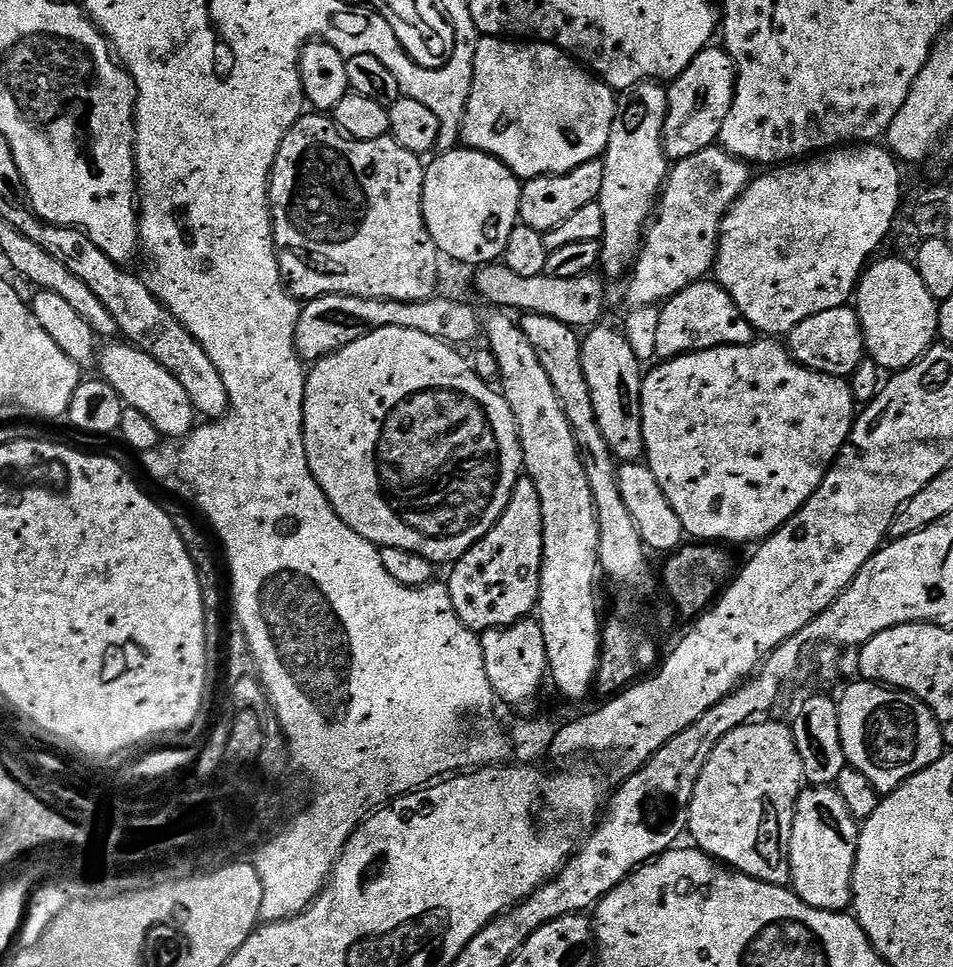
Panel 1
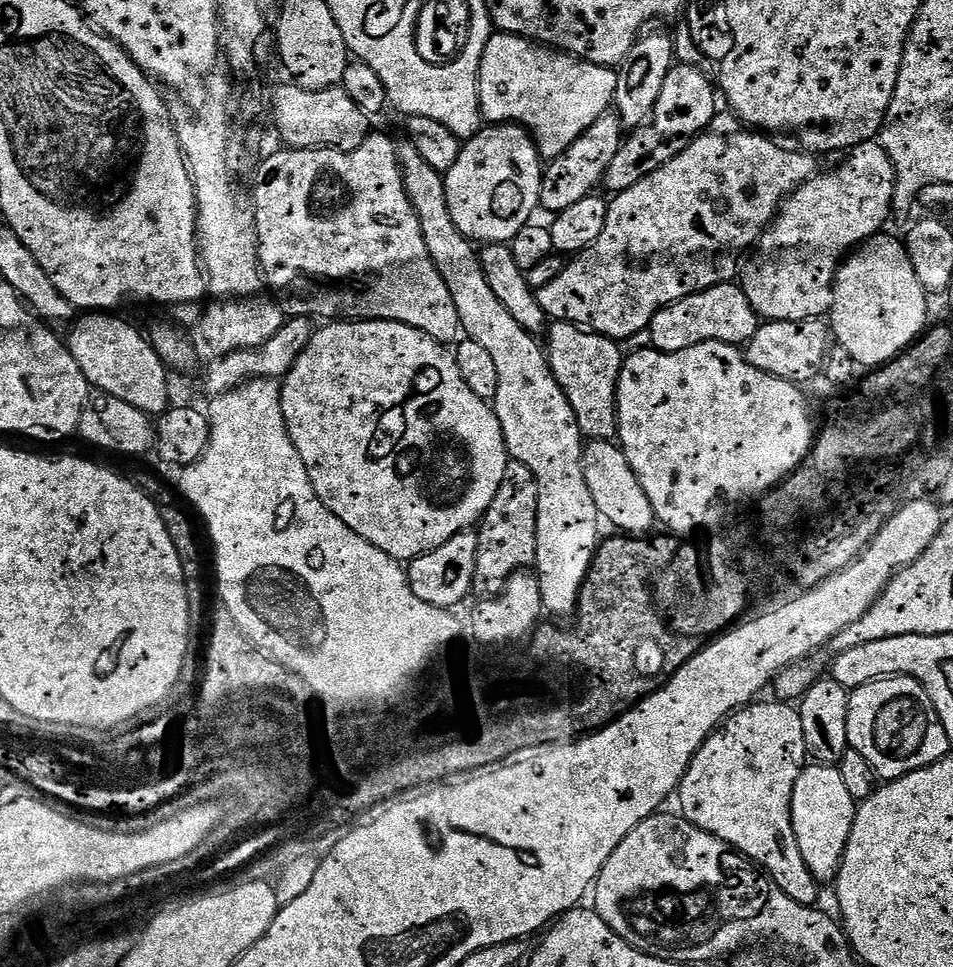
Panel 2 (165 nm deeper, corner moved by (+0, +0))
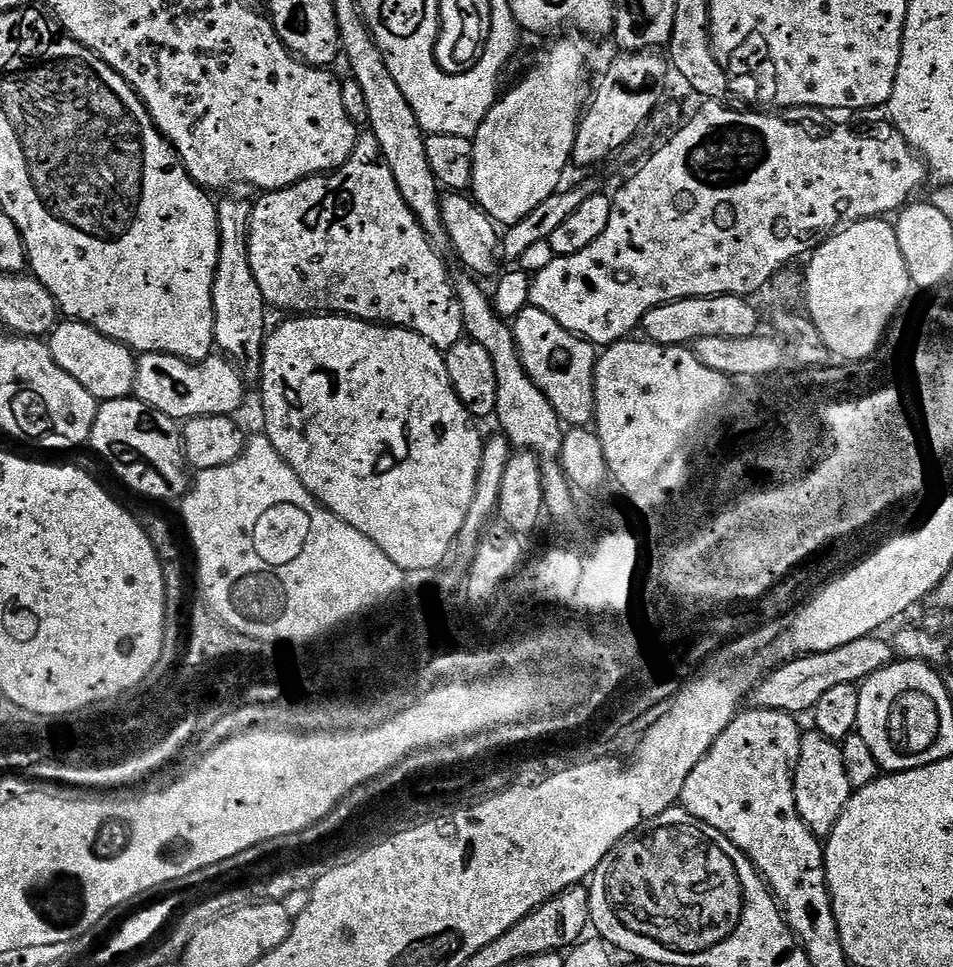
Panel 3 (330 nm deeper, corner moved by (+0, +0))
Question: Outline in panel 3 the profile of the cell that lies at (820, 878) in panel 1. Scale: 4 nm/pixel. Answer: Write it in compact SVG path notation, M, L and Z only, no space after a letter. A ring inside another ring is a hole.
M805 731L800 737L800 753L794 778L794 798L798 802L798 814L802 814L802 822L806 822L806 826L816 837L827 838L834 830L834 826L853 791L850 786L850 778L846 778L846 765L842 762L842 750L839 743L826 738L821 732Z

